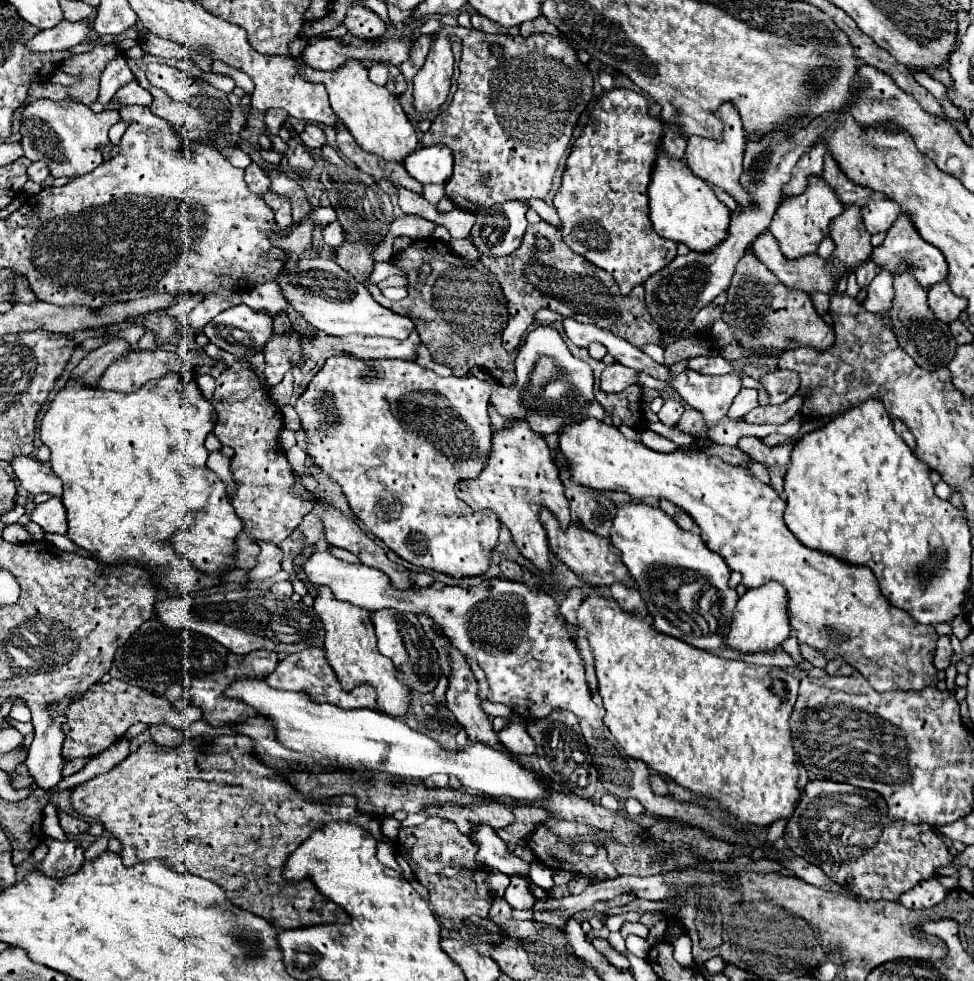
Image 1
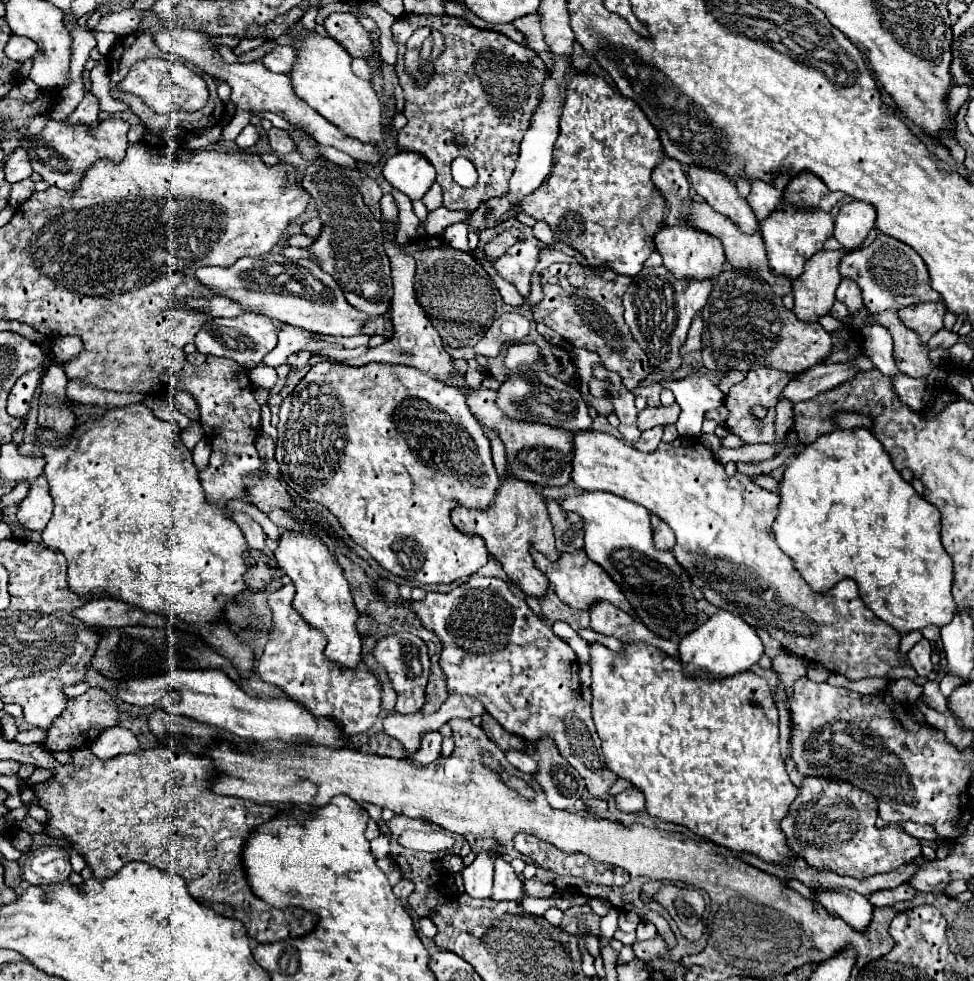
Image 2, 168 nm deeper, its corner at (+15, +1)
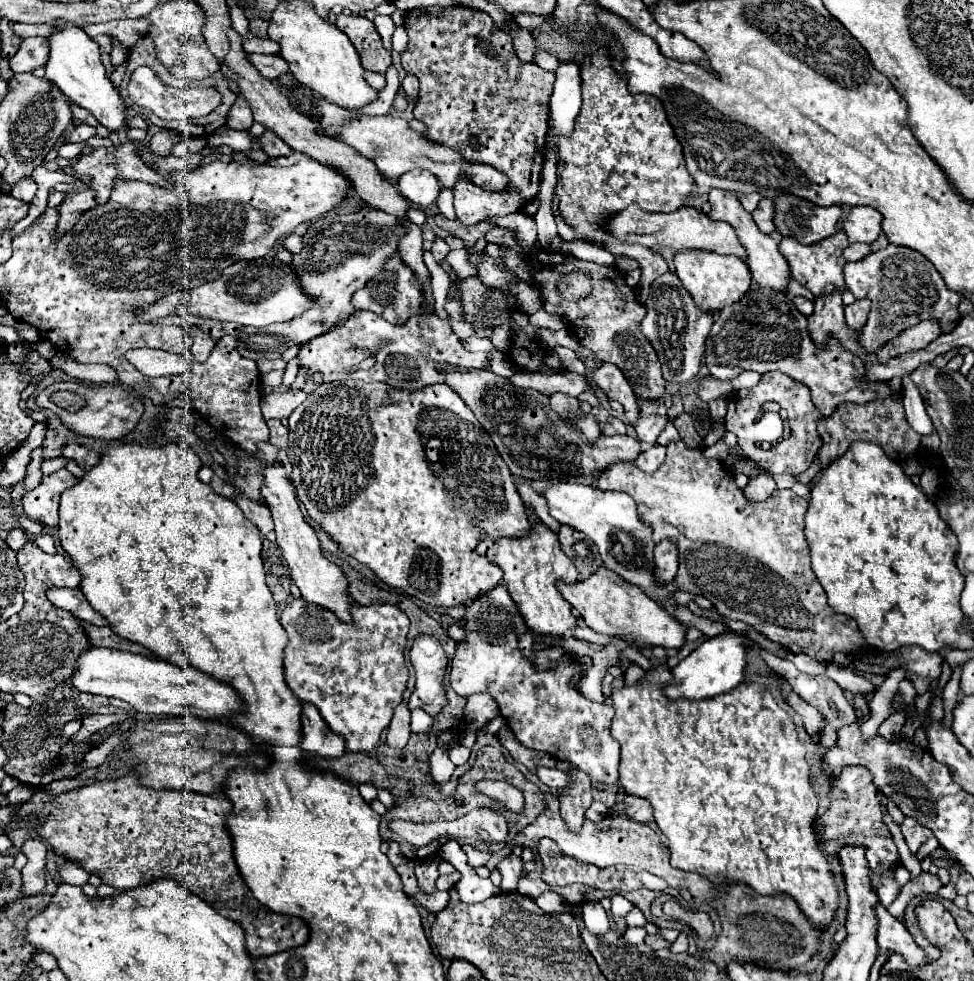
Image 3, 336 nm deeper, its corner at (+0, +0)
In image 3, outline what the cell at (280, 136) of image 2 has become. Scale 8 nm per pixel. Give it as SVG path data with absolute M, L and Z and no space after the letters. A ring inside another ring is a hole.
M265 131L257 141L261 145L261 151L265 151L269 157L281 157L281 155L291 155L293 153L293 149L287 143L283 143L283 139L279 139L271 131Z

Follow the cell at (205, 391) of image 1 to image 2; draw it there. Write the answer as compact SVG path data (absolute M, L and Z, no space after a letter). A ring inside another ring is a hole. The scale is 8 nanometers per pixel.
M180 390L180 392L176 394L174 406L176 406L176 408L182 412L182 414L186 414L190 420L198 422L198 408L196 408L196 400L192 398L192 394L190 394L190 392Z

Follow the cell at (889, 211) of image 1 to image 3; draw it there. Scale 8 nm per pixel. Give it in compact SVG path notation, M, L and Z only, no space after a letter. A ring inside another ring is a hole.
M853 207L843 221L849 243L873 243L881 233L881 213L873 207Z

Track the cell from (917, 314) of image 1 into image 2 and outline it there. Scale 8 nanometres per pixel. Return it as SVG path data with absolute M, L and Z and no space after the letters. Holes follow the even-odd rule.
M888 310L884 314L878 314L876 320L886 326L894 338L894 360L898 364L898 370L912 378L928 376L934 368L932 360L928 358L930 348L920 342L920 336L914 330L904 326L898 312Z

